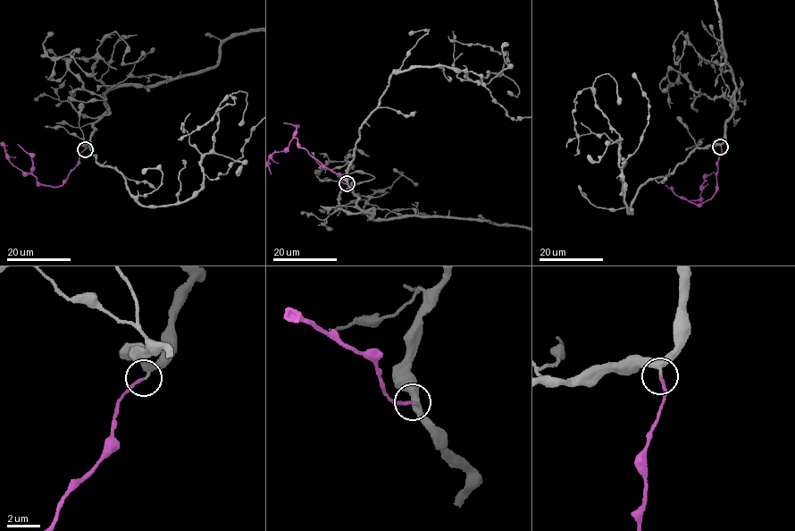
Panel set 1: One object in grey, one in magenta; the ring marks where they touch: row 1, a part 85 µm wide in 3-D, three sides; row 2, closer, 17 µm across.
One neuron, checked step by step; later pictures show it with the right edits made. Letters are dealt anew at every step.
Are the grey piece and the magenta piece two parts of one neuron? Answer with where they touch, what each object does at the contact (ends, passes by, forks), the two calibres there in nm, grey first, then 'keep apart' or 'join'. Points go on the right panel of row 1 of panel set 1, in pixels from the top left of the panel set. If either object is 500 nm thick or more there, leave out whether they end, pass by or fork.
at (720, 147); grey passes by; magenta ends there; 260 nm thick on the grey side, 170 nm on the other; join

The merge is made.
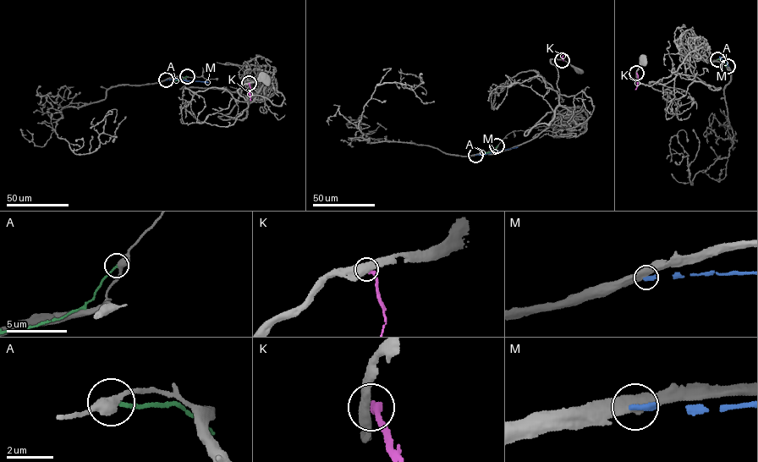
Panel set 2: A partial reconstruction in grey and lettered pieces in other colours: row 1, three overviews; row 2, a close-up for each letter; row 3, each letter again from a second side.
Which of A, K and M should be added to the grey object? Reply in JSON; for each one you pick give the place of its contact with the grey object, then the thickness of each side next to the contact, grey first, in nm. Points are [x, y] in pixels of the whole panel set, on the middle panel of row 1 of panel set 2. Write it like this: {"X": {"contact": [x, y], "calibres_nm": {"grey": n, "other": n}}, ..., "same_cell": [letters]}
{"same_cell": []}

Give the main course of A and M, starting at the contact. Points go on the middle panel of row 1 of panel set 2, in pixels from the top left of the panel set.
A: (497, 145), (491, 151), (481, 152)
M: (475, 155), (517, 146)

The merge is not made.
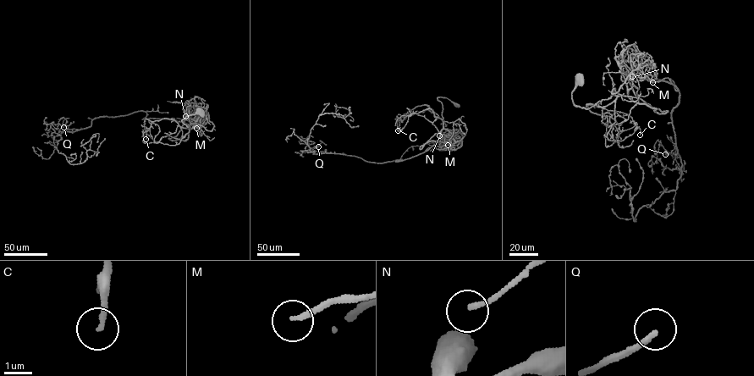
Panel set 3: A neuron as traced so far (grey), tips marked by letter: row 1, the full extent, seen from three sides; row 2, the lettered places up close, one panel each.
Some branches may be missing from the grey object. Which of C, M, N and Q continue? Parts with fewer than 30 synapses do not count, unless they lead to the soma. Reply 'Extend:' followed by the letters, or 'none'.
Extend: Q

